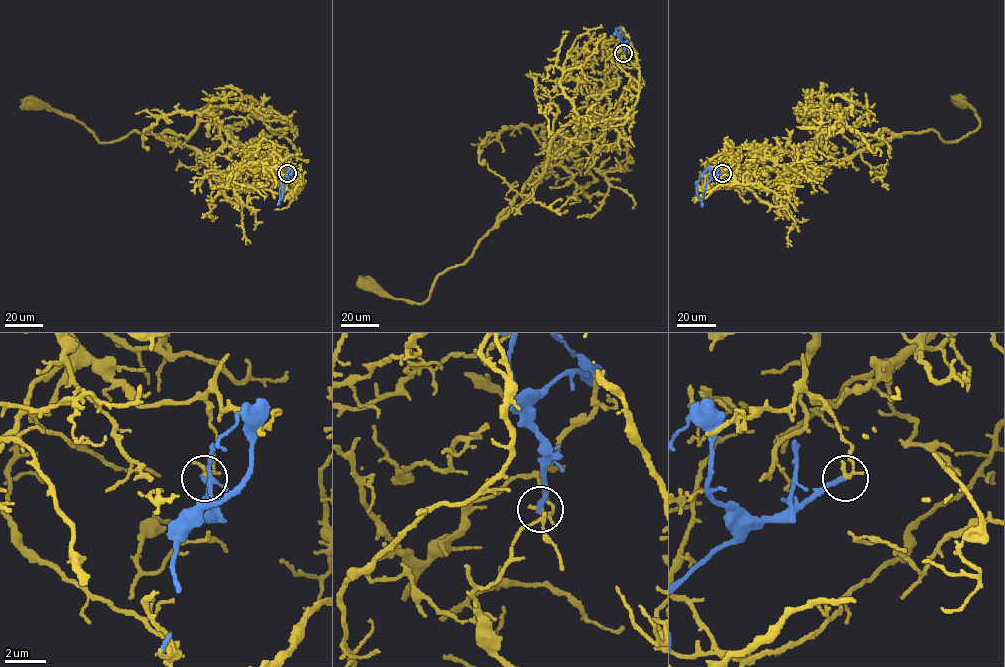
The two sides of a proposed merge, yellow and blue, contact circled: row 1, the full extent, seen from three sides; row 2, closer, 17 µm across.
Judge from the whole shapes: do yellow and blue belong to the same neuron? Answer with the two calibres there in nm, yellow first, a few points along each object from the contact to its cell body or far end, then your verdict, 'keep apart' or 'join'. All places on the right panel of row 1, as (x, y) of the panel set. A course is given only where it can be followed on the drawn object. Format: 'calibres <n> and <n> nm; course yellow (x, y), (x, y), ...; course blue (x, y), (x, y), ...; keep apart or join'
calibres 220 and 280 nm; course yellow (722, 173), (748, 145), (820, 145), (845, 159), (905, 133), (954, 142), (979, 125), (961, 101); course blue (722, 173), (705, 185), (701, 200), (697, 193), (699, 180); keep apart

